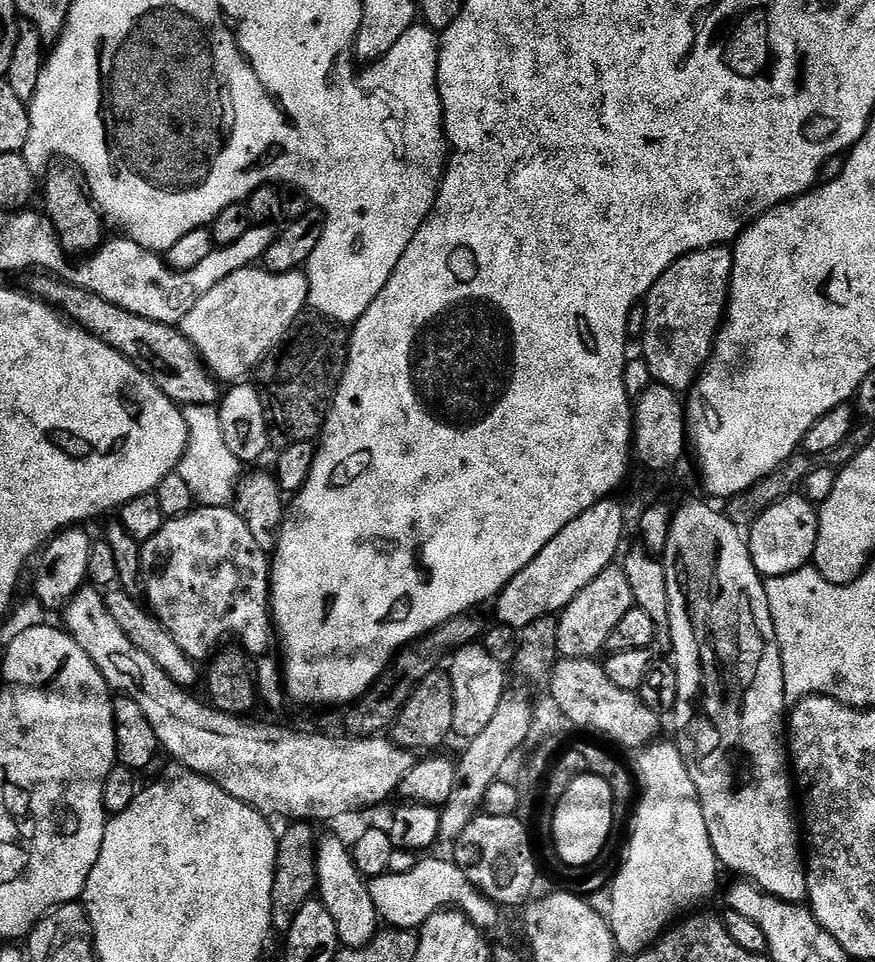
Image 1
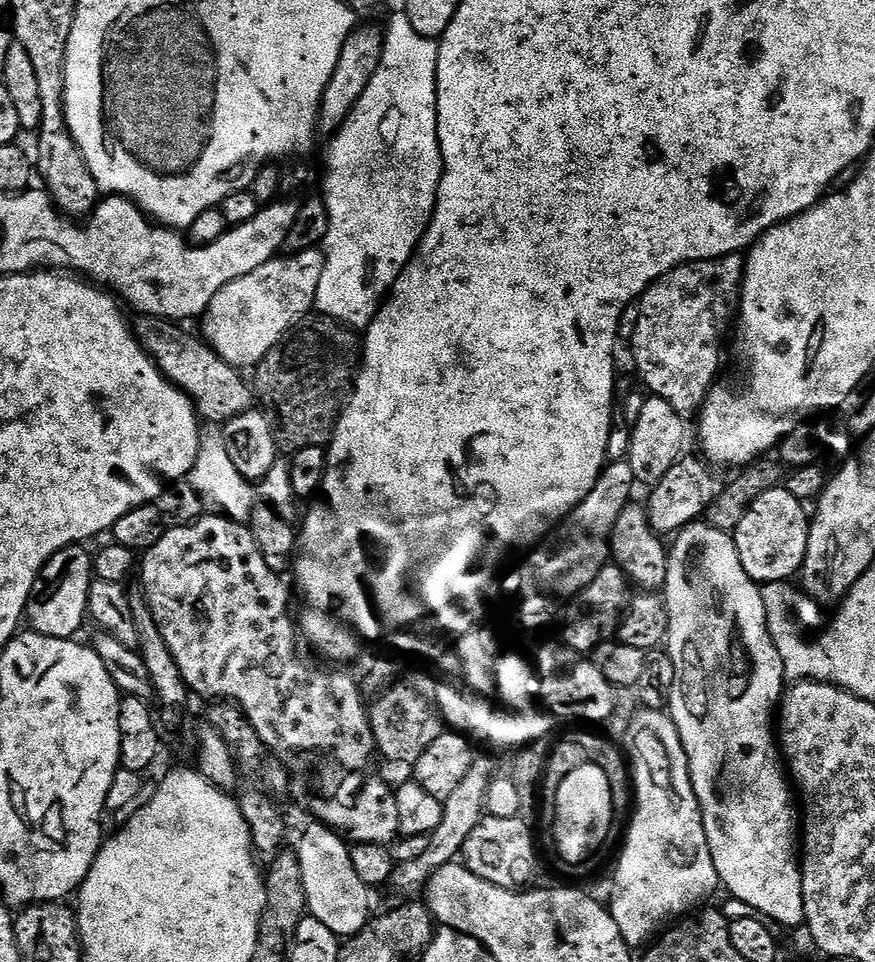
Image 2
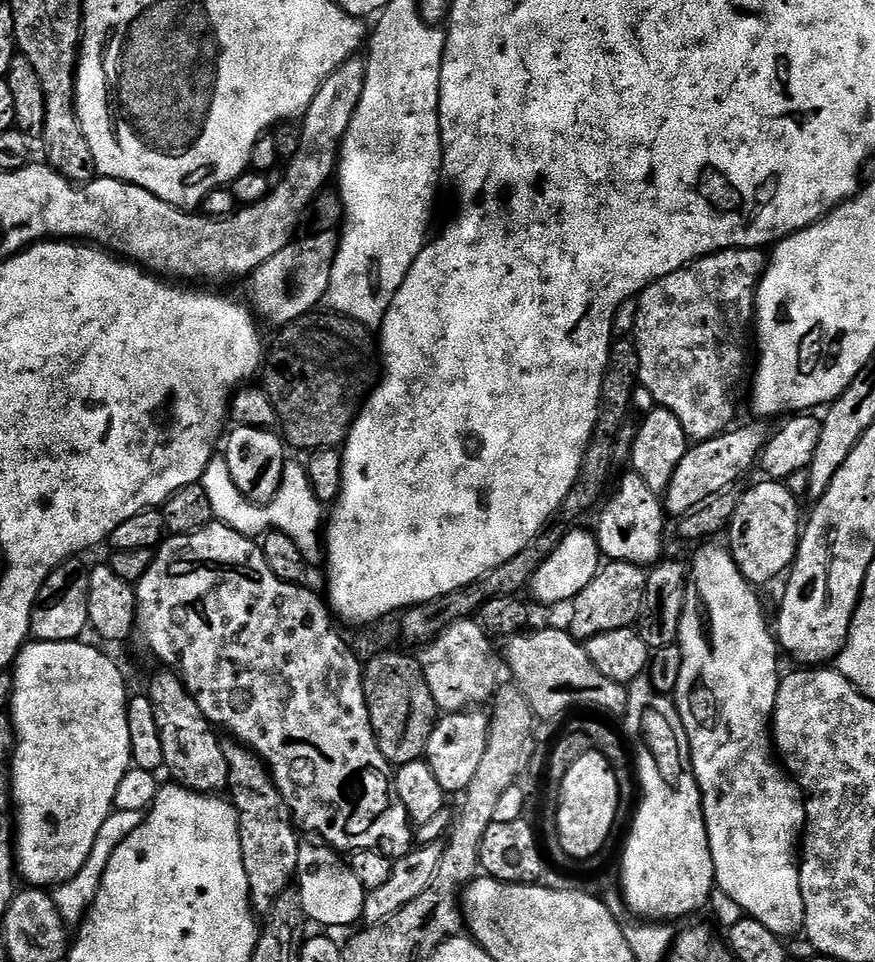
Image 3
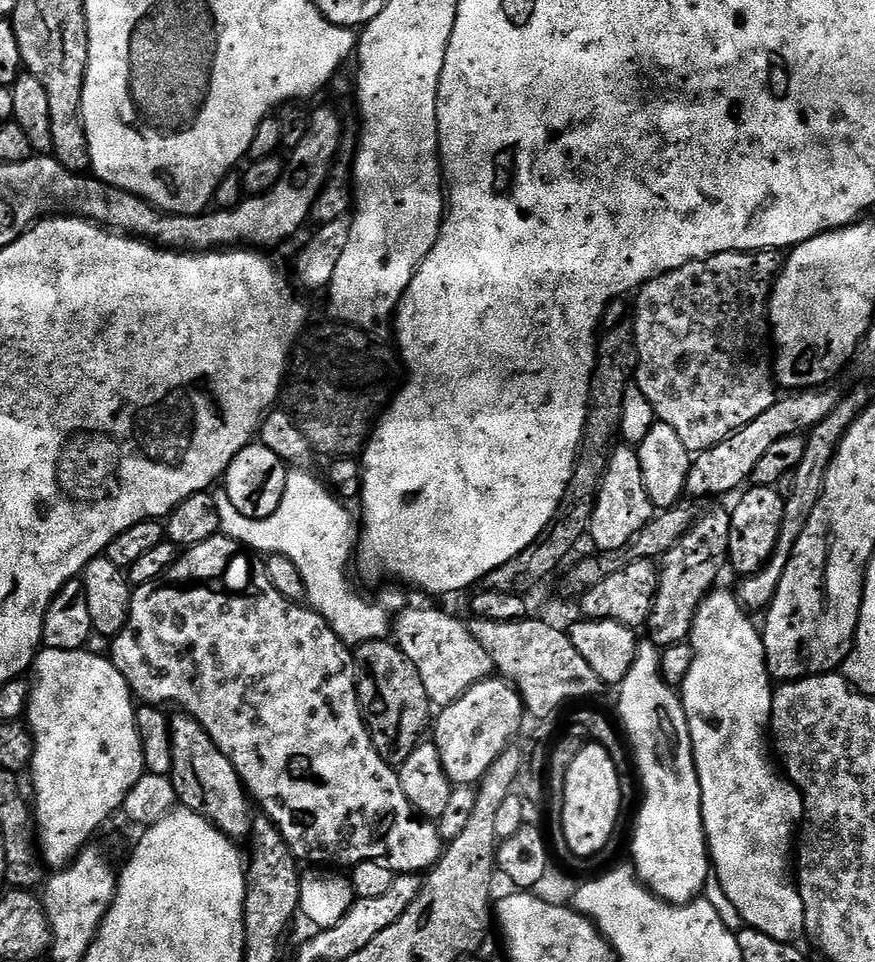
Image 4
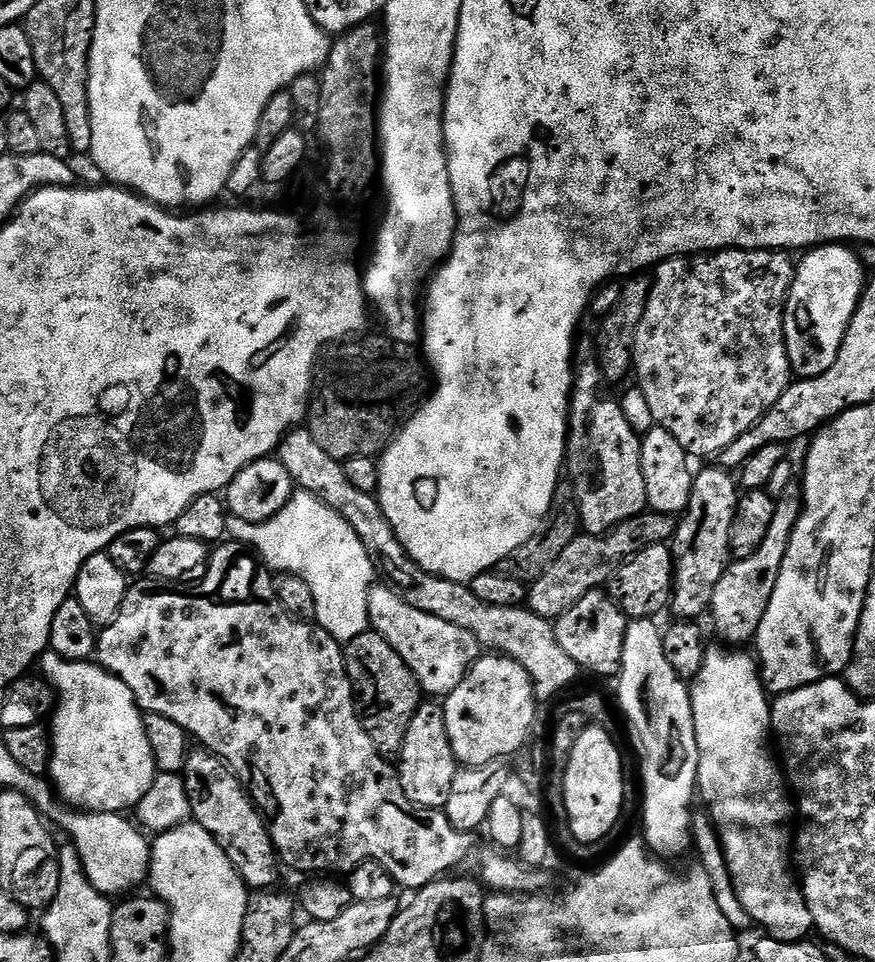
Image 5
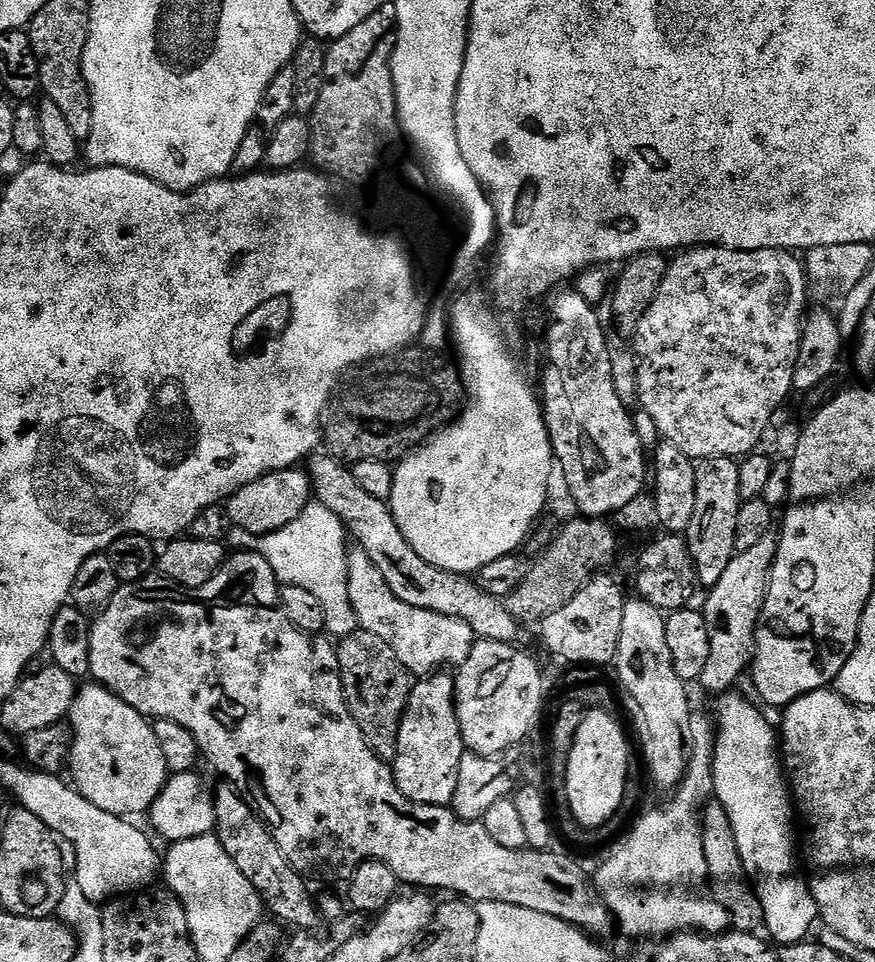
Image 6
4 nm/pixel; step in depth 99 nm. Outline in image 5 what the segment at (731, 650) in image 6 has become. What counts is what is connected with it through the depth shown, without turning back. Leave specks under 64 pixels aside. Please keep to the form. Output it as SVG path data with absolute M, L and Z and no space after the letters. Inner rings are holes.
M793 482L786 486L783 494L775 497L776 509L773 520L770 522L764 540L757 546L749 557L741 560L733 559L728 565L726 574L722 574L722 579L718 581L718 587L714 590L710 617L716 623L716 632L724 641L732 646L744 646L744 643L755 641L756 631L766 614L766 606L770 606L770 597L774 594L774 586L778 586L778 574L782 574L782 562L786 559L786 550L790 550L790 538L794 534L794 526L798 526L800 511L804 509L804 497L799 483Z

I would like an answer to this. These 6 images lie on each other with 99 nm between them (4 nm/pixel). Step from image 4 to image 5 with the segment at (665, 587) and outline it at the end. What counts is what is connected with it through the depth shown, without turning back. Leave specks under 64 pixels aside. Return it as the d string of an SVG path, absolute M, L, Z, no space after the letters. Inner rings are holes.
M713 466L701 472L699 469L693 475L688 511L679 517L676 534L670 541L672 561L676 567L670 612L676 620L699 621L700 615L711 609L714 590L733 559L731 528L741 495L737 477L727 468Z

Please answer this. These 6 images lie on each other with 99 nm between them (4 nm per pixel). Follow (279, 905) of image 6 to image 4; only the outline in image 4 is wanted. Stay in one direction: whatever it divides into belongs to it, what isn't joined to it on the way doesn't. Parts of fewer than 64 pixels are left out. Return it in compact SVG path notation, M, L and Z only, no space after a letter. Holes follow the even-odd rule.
M183 710L177 713L170 719L170 742L174 746L171 777L177 801L194 814L209 820L233 842L247 841L252 835L254 811L238 770L234 770L230 758L218 750L210 734L206 734L204 727L193 716Z

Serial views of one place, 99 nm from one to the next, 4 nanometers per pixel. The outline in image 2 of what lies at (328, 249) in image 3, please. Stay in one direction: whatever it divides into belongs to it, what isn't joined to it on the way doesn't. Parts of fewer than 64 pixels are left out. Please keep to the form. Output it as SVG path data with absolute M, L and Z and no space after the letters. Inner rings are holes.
M311 248L283 258L266 262L266 266L258 266L251 274L222 286L204 311L203 339L226 363L236 368L248 370L259 364L267 352L283 341L296 321L313 311L318 282L322 282L323 251Z

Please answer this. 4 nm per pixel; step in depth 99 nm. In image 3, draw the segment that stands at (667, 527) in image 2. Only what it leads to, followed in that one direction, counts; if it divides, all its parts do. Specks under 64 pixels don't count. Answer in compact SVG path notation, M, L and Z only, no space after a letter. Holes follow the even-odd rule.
M748 424L745 428L733 427L720 435L693 443L688 452L678 462L678 470L674 470L674 478L670 478L670 486L662 493L662 503L669 517L679 518L692 512L704 504L714 494L739 485L739 480L751 468L757 467L760 451L768 443L769 429L760 424Z

